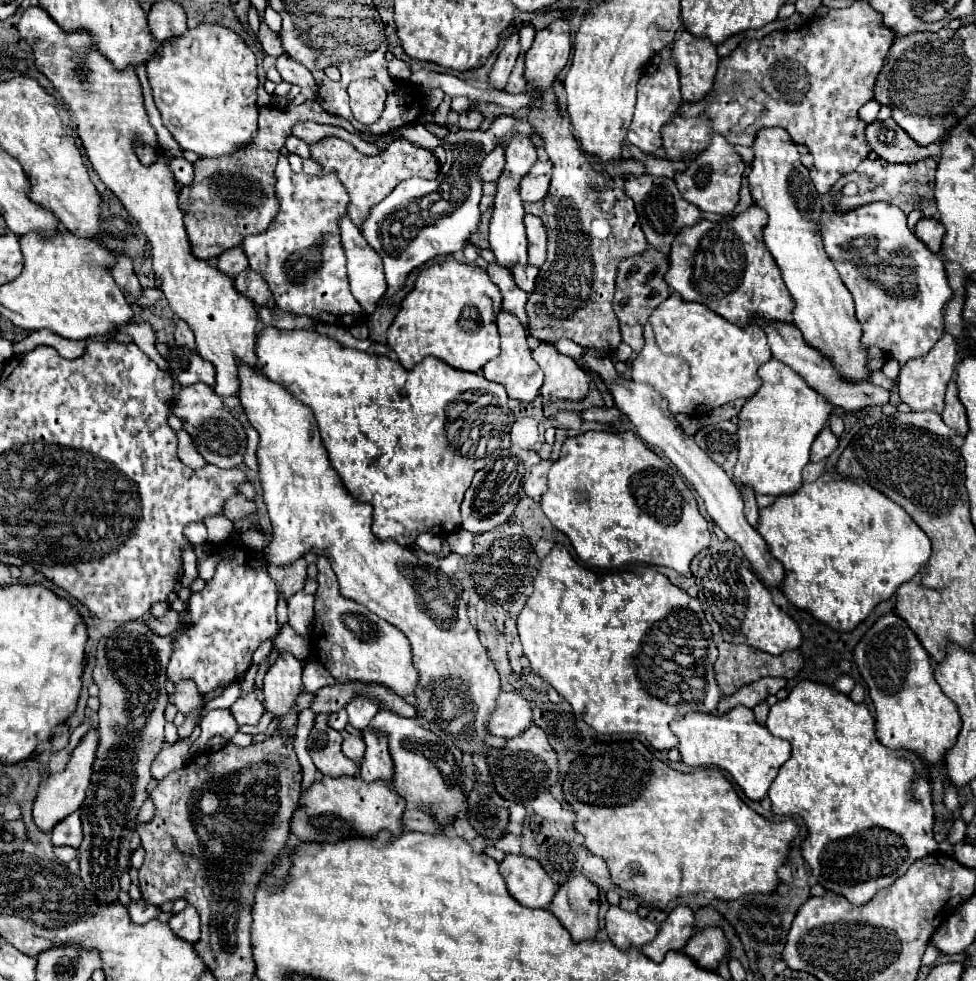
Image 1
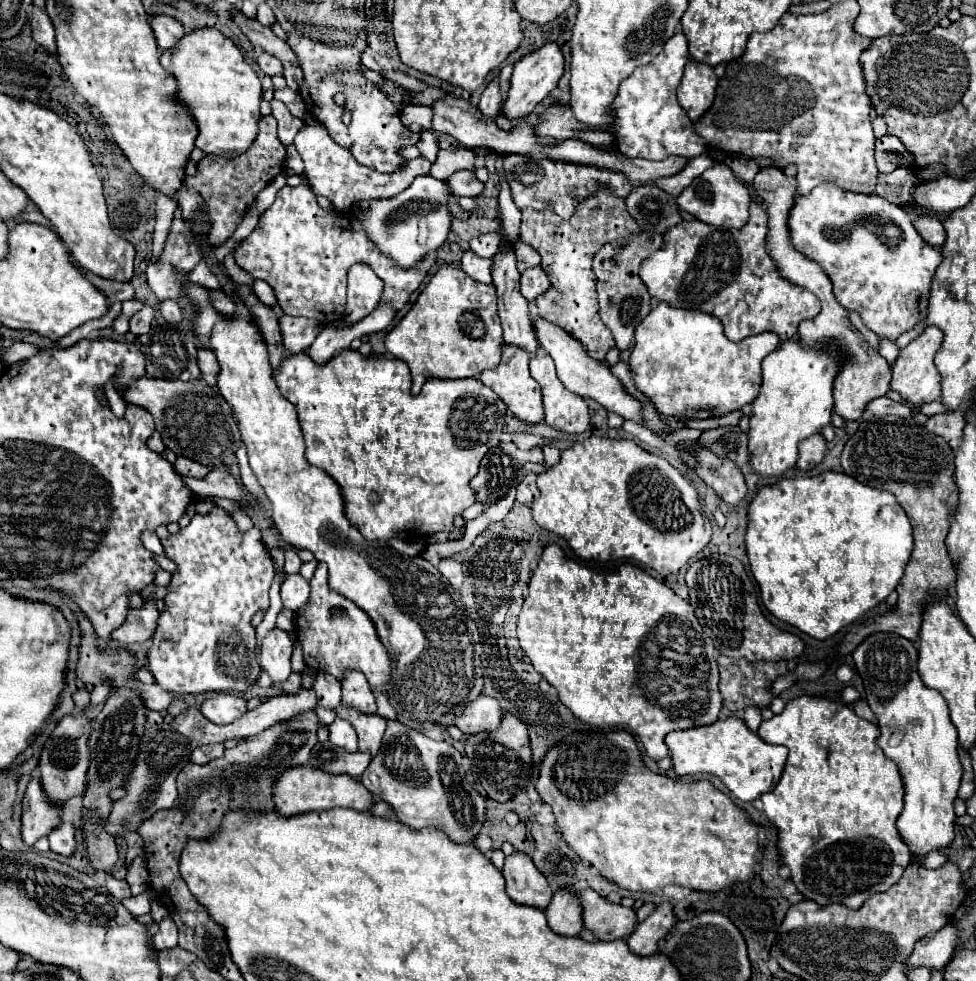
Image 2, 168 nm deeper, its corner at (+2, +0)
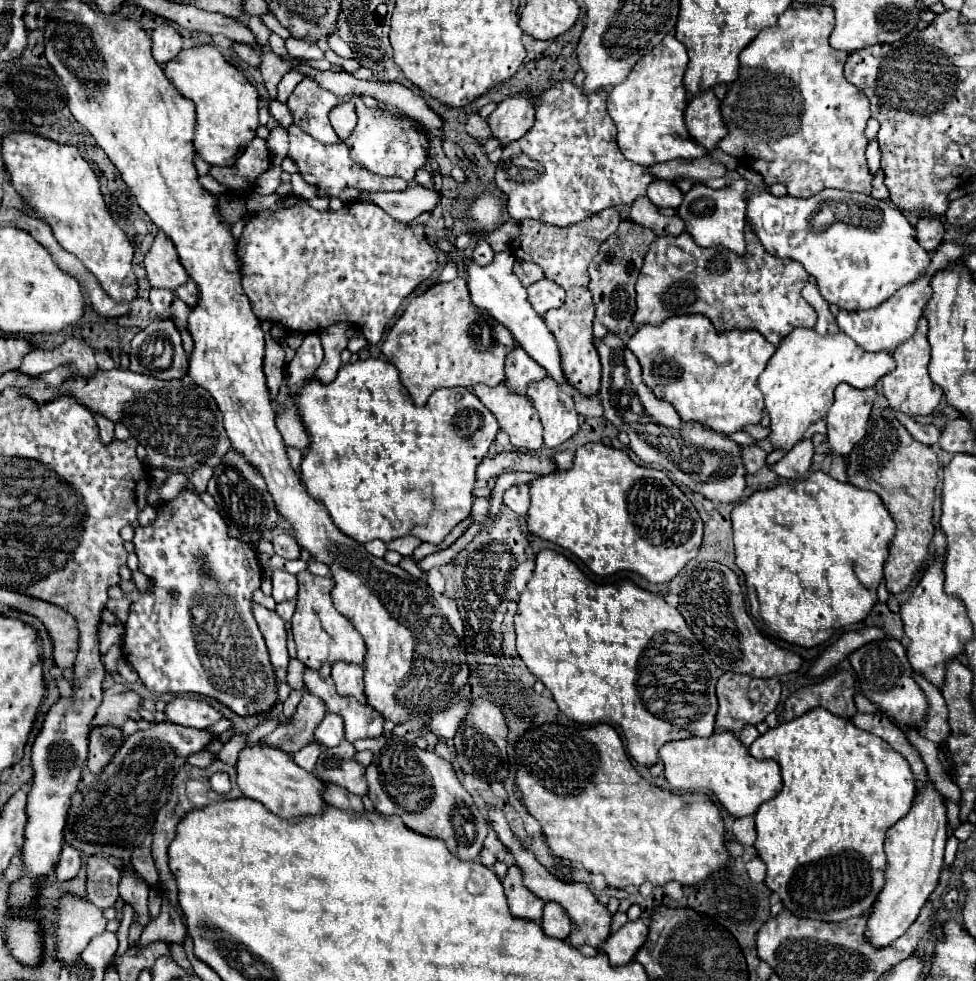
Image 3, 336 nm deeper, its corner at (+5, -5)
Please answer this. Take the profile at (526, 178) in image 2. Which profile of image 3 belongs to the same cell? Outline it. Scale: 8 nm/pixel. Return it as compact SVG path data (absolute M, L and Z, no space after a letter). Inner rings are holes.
M558 81L552 89L536 97L534 107L536 119L532 129L522 139L504 147L502 159L496 167L496 185L508 197L508 213L512 219L536 219L556 227L566 227L580 223L606 207L630 205L636 197L646 195L652 177L646 167L628 161L620 153L616 145L616 125L606 111L604 89L584 95L572 81Z

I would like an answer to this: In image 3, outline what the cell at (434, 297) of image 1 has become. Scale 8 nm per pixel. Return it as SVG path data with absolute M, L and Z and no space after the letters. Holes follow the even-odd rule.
M456 277L454 281L436 283L428 287L422 295L418 295L408 303L402 317L388 331L382 343L382 353L392 365L396 365L396 369L400 369L402 385L408 389L412 401L416 405L424 405L426 399L436 389L442 389L442 387L470 389L476 383L498 385L500 381L504 381L504 357L508 355L508 349L512 349L512 345L514 345L514 337L508 333L508 329L496 323L494 317L484 309L478 309L476 305L472 305L466 279Z

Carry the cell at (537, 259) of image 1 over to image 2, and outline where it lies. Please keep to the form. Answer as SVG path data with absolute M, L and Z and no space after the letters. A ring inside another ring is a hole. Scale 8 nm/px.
M517 240L515 244L515 256L517 256L517 270L525 272L531 266L539 266L541 264L541 256L527 244L523 244L521 240Z

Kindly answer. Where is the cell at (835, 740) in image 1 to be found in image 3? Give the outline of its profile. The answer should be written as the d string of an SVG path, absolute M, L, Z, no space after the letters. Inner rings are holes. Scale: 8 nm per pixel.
M816 707L802 717L780 723L760 735L750 753L756 759L774 759L782 767L782 791L756 811L758 839L754 843L766 863L766 885L780 895L786 909L820 921L846 921L868 911L884 887L884 833L912 805L916 793L908 761L884 739L858 729L850 719Z

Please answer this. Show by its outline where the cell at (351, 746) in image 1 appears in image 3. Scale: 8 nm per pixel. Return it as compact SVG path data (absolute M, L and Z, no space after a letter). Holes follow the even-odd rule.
M326 713L322 723L316 727L314 737L324 747L340 745L340 741L344 739L344 721L342 721L342 717L334 715L334 713Z

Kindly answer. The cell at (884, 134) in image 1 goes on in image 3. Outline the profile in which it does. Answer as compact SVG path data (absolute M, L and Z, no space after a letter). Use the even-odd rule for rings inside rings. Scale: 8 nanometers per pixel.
M878 169L878 173L874 175L872 197L874 197L874 199L888 199L888 189L886 189L886 185L884 185L884 171L882 171L882 169Z

